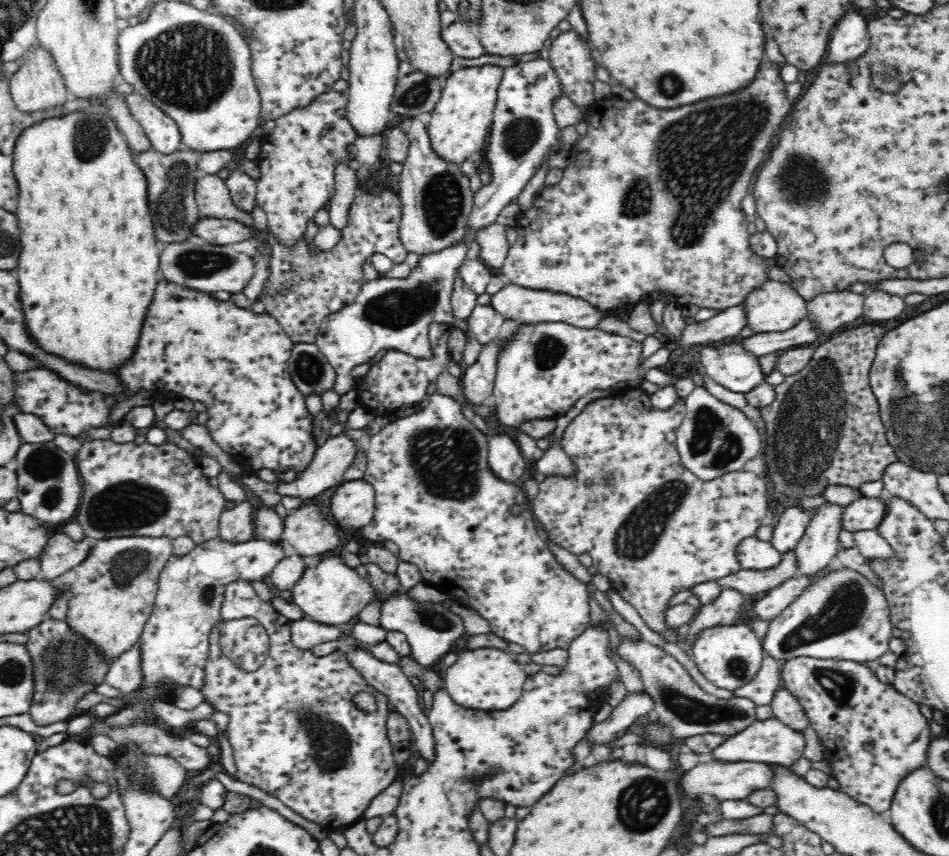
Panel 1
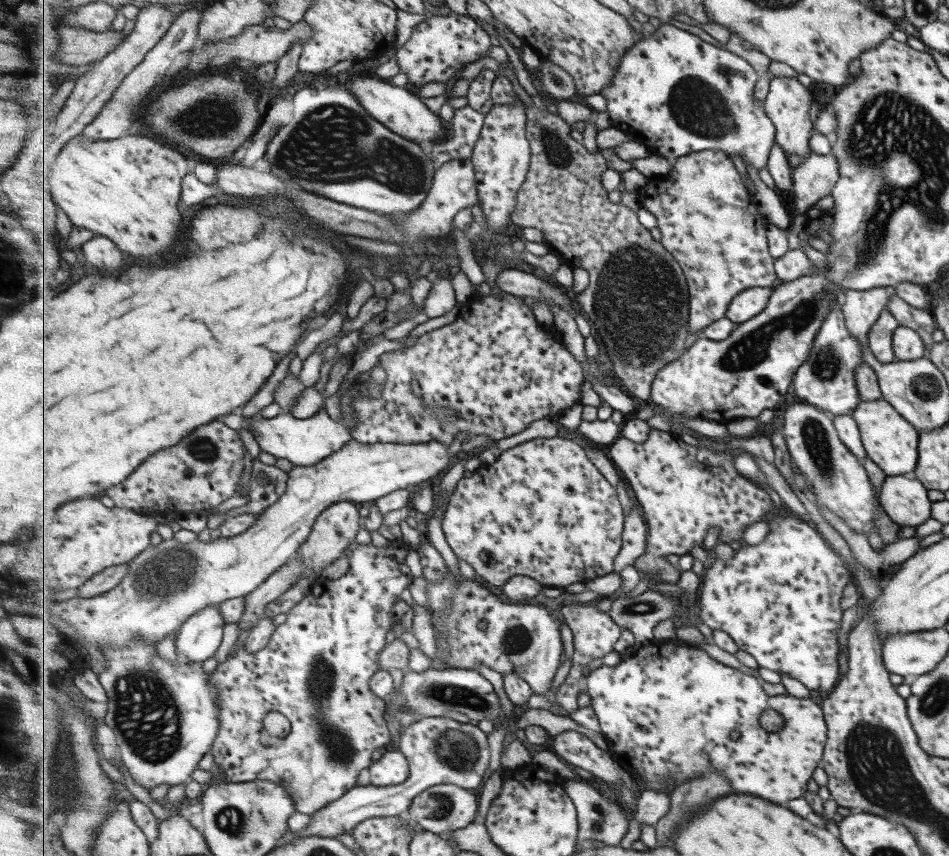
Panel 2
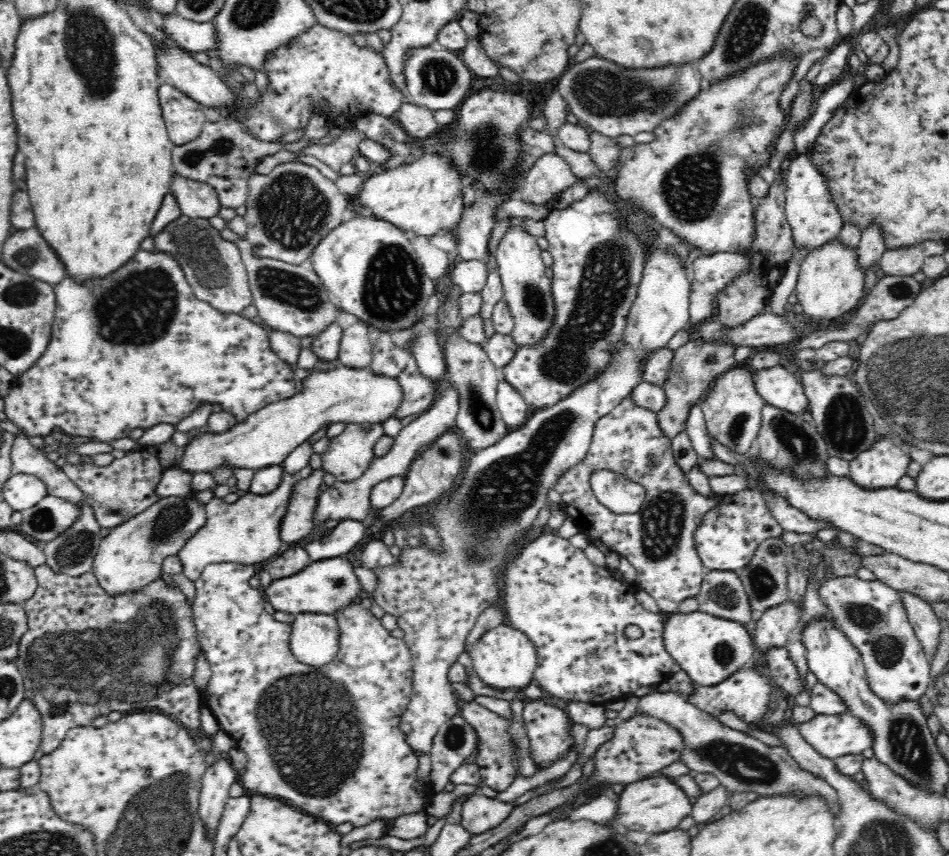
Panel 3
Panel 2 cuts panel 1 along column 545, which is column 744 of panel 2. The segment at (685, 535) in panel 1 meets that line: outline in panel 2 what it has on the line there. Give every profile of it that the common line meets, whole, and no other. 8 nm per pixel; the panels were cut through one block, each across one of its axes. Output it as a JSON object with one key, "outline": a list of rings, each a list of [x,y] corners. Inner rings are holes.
{"outline":[[[651,429],[651,435],[649,435],[649,438],[645,442],[641,443],[621,436],[617,441],[610,444],[609,456],[613,463],[615,463],[615,466],[617,466],[617,468],[623,472],[632,490],[635,492],[636,498],[644,510],[645,523],[648,523],[649,528],[648,547],[645,555],[644,557],[637,559],[633,567],[639,573],[641,572],[641,574],[645,574],[645,576],[649,576],[649,578],[654,578],[653,583],[679,583],[679,580],[682,577],[682,570],[680,568],[675,568],[675,566],[671,566],[671,562],[667,560],[667,556],[669,556],[669,554],[678,555],[679,557],[683,555],[689,555],[691,548],[693,548],[693,545],[699,545],[701,547],[701,545],[704,544],[705,536],[707,536],[707,530],[709,530],[709,528],[717,527],[720,534],[720,542],[730,544],[732,541],[741,540],[743,532],[745,532],[745,530],[747,530],[751,524],[765,521],[765,519],[769,518],[769,516],[776,510],[775,504],[773,504],[773,500],[771,500],[770,497],[764,495],[761,488],[741,476],[740,472],[736,468],[736,452],[728,449],[724,453],[725,455],[715,454],[713,451],[709,451],[707,448],[697,448],[695,446],[689,445],[689,442],[681,441],[681,438],[678,437],[677,434],[671,432],[671,430]]]}

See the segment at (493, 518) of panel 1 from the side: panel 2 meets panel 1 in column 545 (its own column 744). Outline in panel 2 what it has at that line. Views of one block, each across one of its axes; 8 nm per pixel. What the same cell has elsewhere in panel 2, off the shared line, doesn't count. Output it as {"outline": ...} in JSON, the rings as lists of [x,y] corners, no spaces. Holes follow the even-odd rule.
{"outline":[[[787,506],[786,510],[774,511],[769,518],[765,519],[765,522],[768,523],[770,531],[760,544],[751,546],[751,544],[745,543],[736,552],[732,560],[715,560],[706,569],[702,580],[702,592],[700,593],[700,618],[713,630],[727,632],[741,650],[754,657],[758,662],[758,667],[773,670],[779,674],[787,673],[800,681],[809,691],[821,690],[821,692],[825,692],[837,680],[837,662],[835,662],[835,656],[837,656],[837,630],[839,630],[839,622],[841,622],[841,590],[844,590],[843,586],[848,587],[847,580],[849,580],[849,576],[847,576],[847,570],[845,570],[843,562],[833,554],[833,550],[815,534],[815,530],[811,528],[811,525],[803,522],[799,515],[789,510]]]}

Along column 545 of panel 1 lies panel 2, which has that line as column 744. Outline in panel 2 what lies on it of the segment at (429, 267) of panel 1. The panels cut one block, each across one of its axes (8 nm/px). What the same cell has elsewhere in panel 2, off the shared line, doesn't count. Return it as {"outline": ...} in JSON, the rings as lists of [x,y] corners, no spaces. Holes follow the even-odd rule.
{"outline":[[[669,23],[660,24],[649,38],[628,51],[617,70],[613,87],[601,90],[608,101],[612,125],[621,129],[631,140],[643,144],[651,155],[663,156],[674,165],[678,158],[704,150],[739,154],[746,164],[763,170],[768,166],[773,145],[777,145],[777,128],[765,111],[764,102],[755,98],[759,72],[750,62],[721,50],[703,38]]]}

